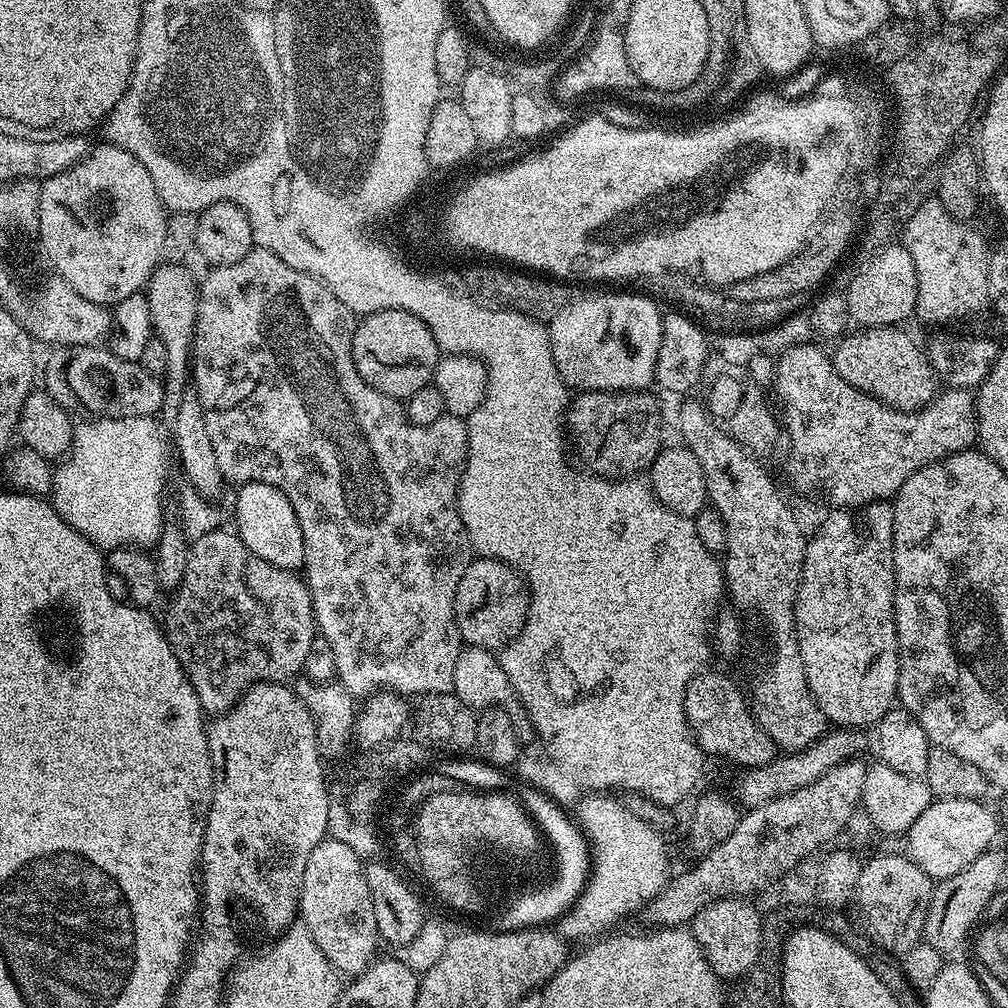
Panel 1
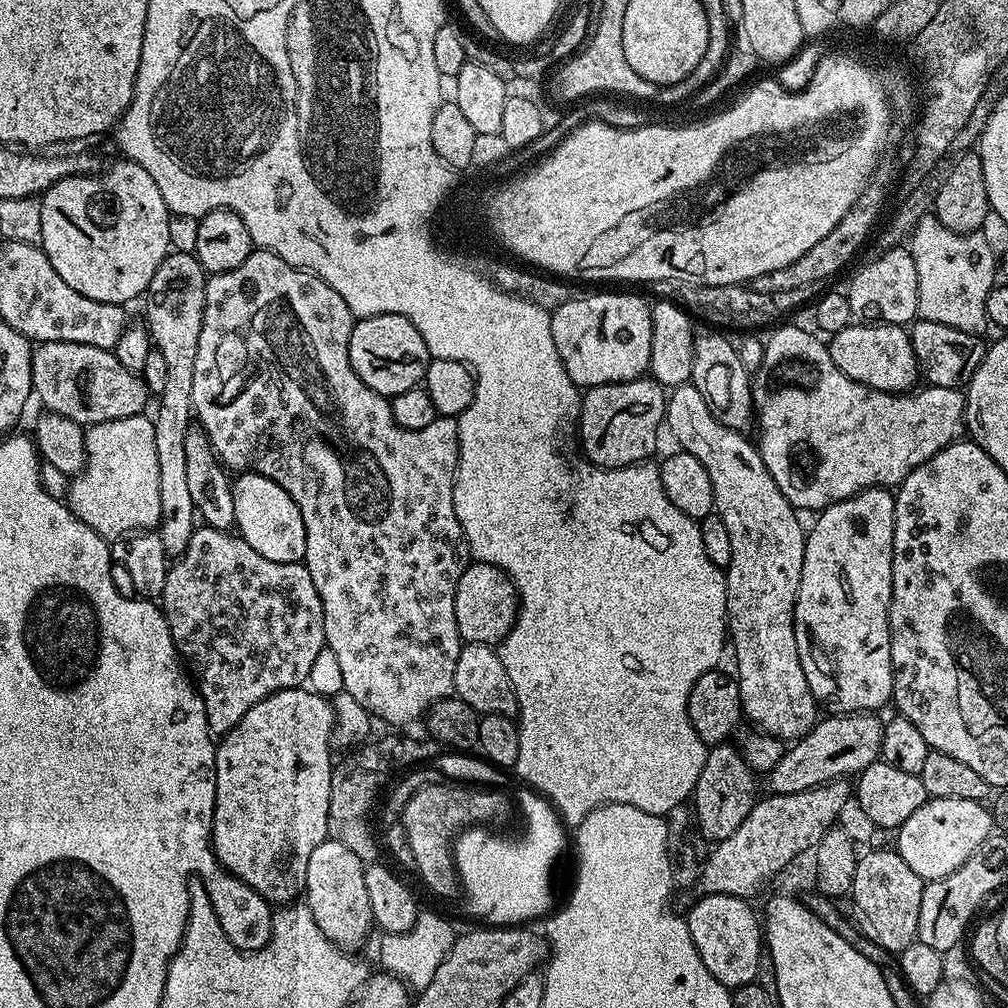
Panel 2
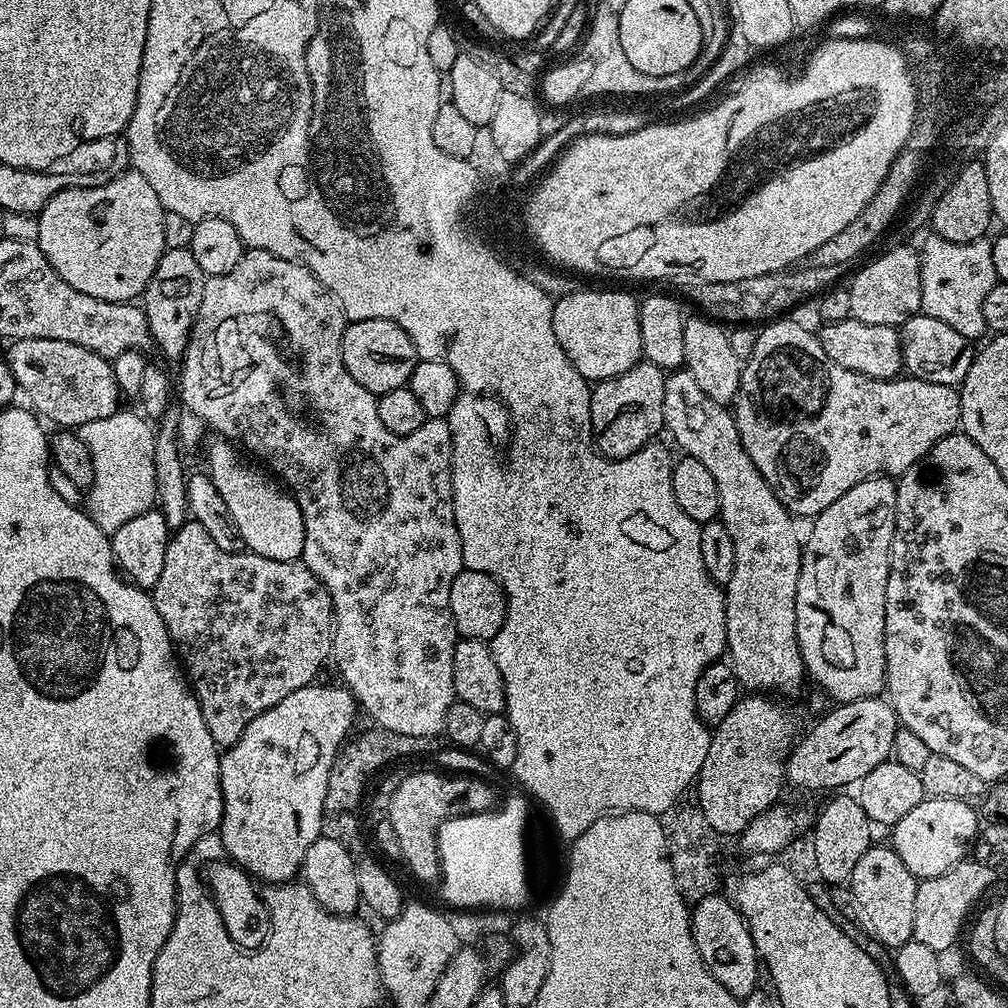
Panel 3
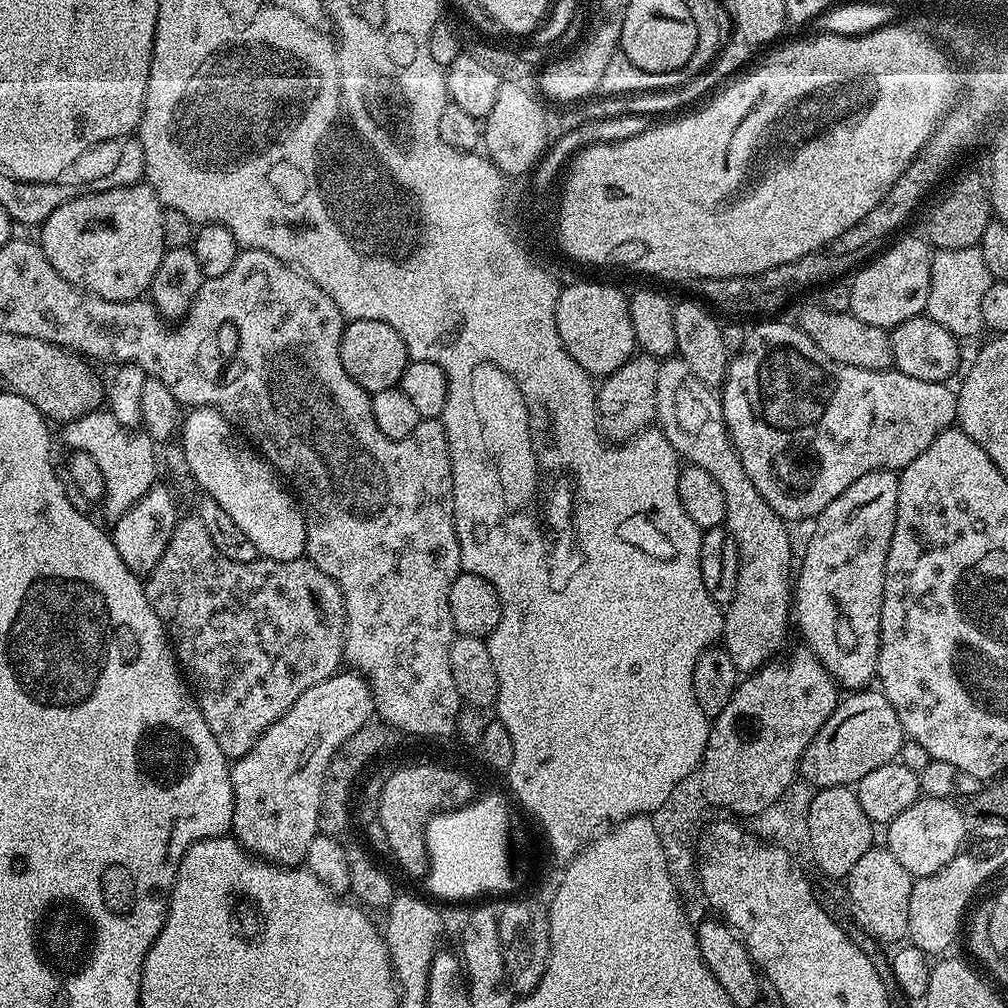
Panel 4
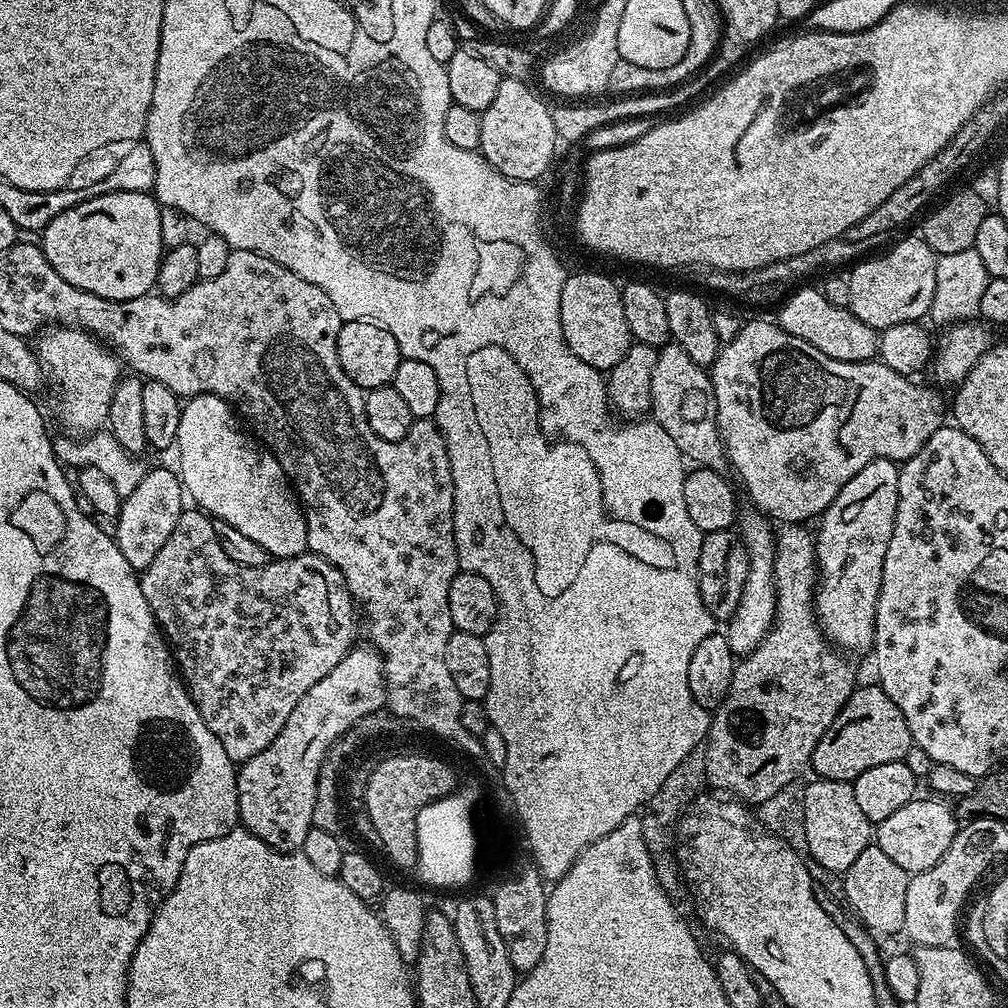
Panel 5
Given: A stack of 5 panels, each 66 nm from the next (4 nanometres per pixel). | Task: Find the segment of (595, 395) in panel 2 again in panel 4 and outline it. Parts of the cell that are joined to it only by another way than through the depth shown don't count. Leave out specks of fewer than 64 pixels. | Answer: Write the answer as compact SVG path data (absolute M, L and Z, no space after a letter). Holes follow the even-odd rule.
M633 354L622 367L603 377L596 393L596 419L609 441L623 442L645 431L651 425L648 423L656 420L660 365L657 357Z

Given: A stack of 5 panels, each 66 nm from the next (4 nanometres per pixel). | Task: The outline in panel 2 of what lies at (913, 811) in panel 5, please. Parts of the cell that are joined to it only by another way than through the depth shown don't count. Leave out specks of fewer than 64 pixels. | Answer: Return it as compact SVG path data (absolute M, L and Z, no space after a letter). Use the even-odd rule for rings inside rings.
M929 798L925 800L910 818L895 833L895 851L899 852L902 862L914 870L924 881L937 880L962 866L988 840L994 832L994 816L984 809L978 800L966 798Z

